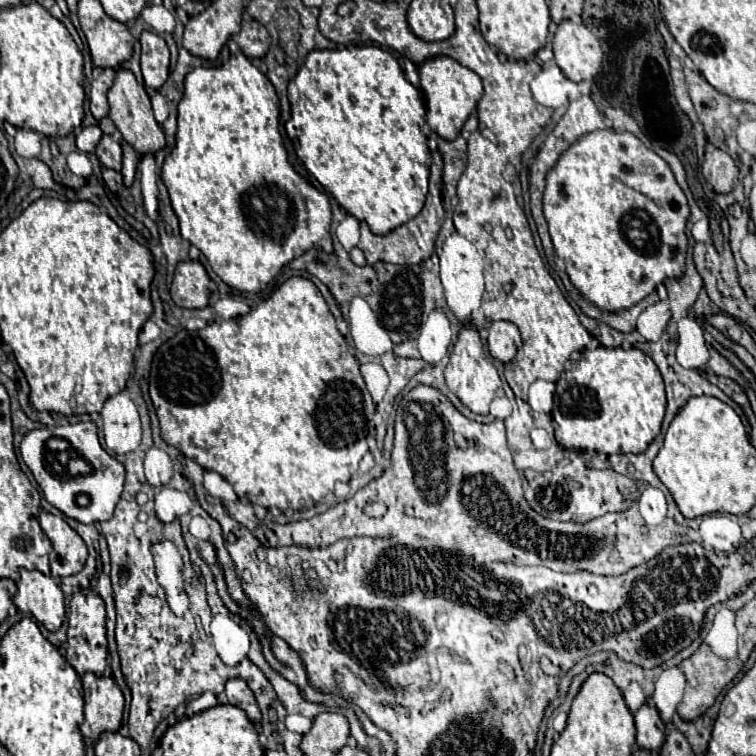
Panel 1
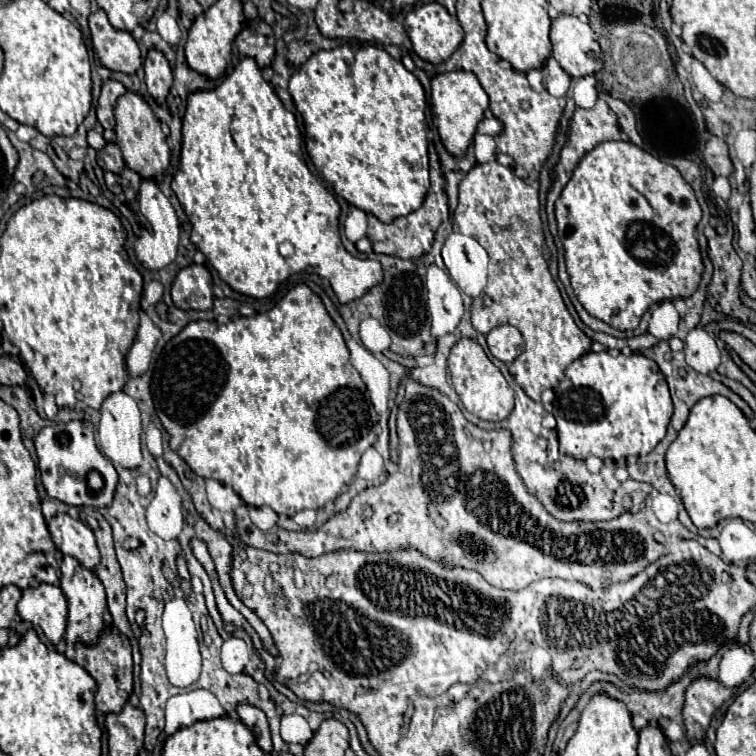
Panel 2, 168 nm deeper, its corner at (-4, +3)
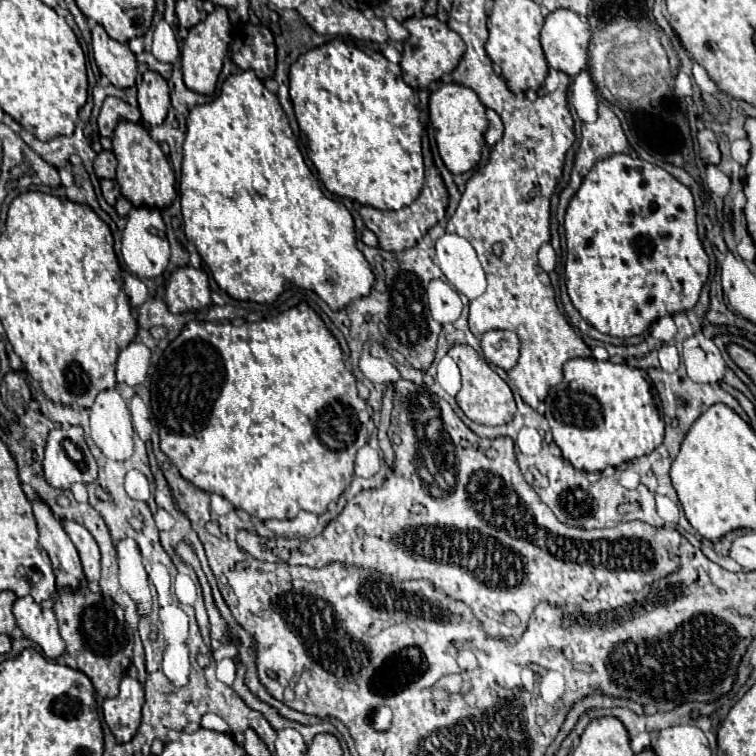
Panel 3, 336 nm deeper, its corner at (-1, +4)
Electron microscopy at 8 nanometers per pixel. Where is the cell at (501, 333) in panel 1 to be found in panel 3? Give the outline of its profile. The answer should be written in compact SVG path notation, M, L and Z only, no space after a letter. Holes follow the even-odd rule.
M489 330L481 338L483 354L503 370L511 370L519 360L519 338L509 330Z

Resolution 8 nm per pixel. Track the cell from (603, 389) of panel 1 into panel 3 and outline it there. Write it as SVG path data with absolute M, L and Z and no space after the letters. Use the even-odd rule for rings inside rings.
M573 358L563 364L563 376L563 382L553 386L545 398L549 418L547 422L555 444L563 452L563 458L569 460L575 468L597 472L607 466L619 466L627 460L653 452L663 442L665 422L659 414L645 370L627 364L615 364L611 360L599 362L595 358Z

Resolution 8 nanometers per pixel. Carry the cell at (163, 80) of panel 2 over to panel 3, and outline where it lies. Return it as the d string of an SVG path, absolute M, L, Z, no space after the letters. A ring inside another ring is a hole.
M145 72L139 84L139 110L145 124L163 124L169 110L169 86L159 72Z

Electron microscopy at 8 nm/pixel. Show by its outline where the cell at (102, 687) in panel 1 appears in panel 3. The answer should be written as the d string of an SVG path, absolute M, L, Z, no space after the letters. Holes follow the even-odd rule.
M89 588L75 594L61 592L53 610L59 620L59 634L65 642L67 654L71 654L77 660L77 668L91 678L95 692L101 698L115 698L121 678L131 664L133 650L133 636L125 624L123 610L101 594L93 594Z

